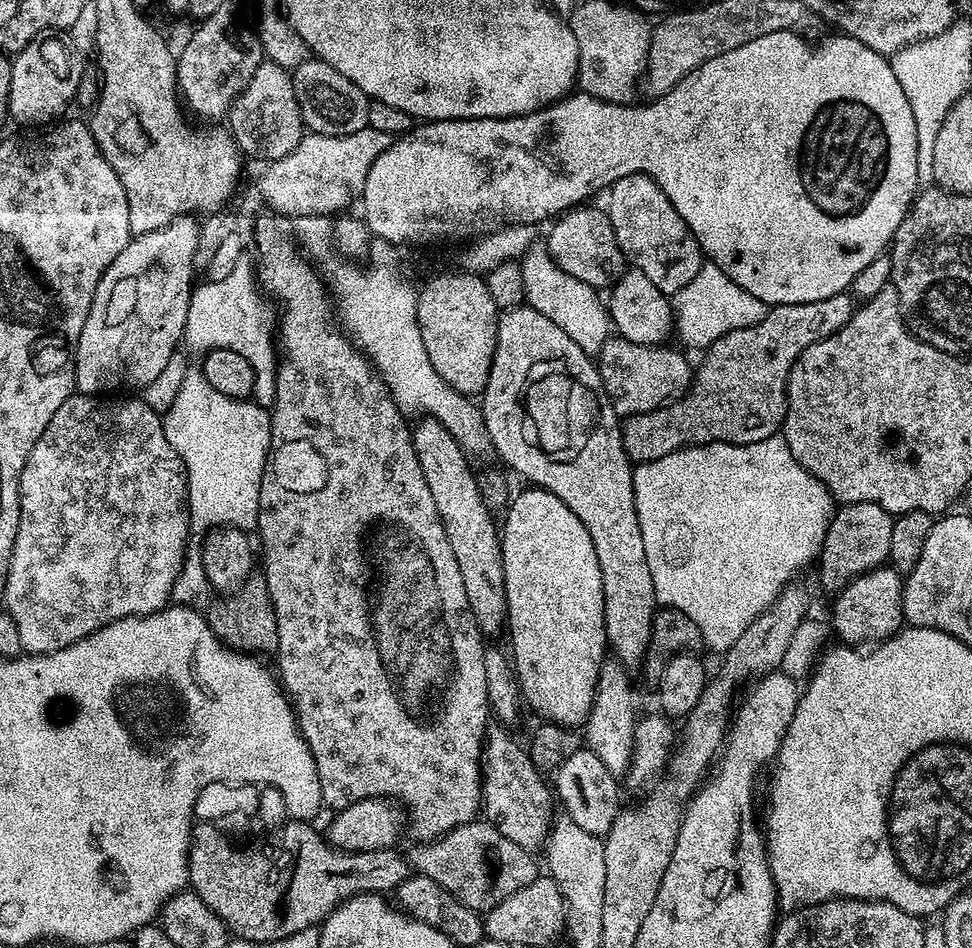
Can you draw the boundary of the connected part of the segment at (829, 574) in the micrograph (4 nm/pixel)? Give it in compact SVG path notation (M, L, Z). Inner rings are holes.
M874 502L840 504L835 509L818 557L820 584L829 594L841 592L851 580L866 574L871 568L881 567L888 560L893 519L892 513L882 510L882 506Z

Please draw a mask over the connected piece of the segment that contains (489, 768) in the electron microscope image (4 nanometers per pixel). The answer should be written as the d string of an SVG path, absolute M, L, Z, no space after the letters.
M496 726L484 737L484 754L480 762L480 795L482 797L482 812L487 823L495 826L499 832L510 842L518 842L518 846L529 850L543 849L548 839L548 833L552 831L554 811L554 792L543 780L541 769L534 766L534 762L528 756L528 749L523 743L512 737L513 733L503 726Z

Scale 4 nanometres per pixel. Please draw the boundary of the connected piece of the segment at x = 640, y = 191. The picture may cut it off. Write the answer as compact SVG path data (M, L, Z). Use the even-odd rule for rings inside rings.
M644 172L618 178L607 196L606 211L618 246L624 251L625 261L635 271L646 274L646 278L650 278L650 282L654 282L654 286L658 286L665 296L675 296L682 286L694 278L694 274L698 274L702 253L700 243L694 239L678 210L674 210L670 198L666 198L658 182L651 180Z

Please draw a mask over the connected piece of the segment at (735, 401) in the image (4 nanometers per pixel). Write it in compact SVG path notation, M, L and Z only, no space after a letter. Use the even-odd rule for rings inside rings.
M839 292L818 302L777 304L769 307L768 316L752 328L730 330L703 353L704 361L700 368L698 364L695 369L692 386L685 395L661 408L627 417L623 421L624 448L628 451L628 459L633 462L647 462L666 454L674 454L679 448L690 448L694 444L749 444L777 435L786 418L788 375L794 362L811 344L846 326L853 311L853 297L848 292Z

